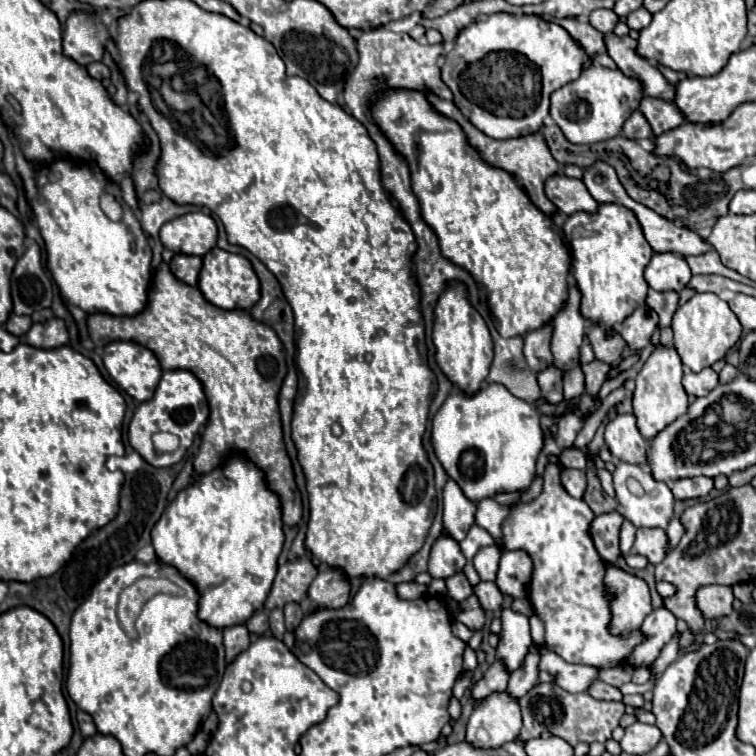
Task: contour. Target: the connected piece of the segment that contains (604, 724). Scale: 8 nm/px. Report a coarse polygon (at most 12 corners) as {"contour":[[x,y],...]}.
{"contour":[[537,684],[521,700],[519,740],[571,746],[611,738],[623,702]]}

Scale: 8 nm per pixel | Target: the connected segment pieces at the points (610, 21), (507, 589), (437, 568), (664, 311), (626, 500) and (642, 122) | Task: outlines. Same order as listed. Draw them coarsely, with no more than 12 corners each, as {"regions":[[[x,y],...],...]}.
{"regions":[[[593,10],[591,26],[613,32],[619,16],[613,10]],[[523,550],[501,554],[495,584],[513,598],[527,596],[533,562]],[[441,536],[429,558],[433,578],[463,572],[467,558],[459,544]],[[649,290],[647,306],[659,314],[663,328],[679,306],[677,292]],[[639,464],[613,472],[623,516],[667,528],[675,498]],[[635,110],[623,124],[629,140],[653,136],[647,118]]]}

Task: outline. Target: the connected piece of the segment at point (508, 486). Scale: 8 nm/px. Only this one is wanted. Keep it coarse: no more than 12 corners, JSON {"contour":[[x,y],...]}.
{"contour":[[503,384],[451,394],[431,444],[477,504],[527,492],[545,438]]}

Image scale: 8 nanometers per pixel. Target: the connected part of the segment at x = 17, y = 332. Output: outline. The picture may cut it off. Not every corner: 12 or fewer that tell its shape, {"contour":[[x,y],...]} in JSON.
{"contour":[[11,314],[5,330],[23,338],[31,328],[29,316]]}

